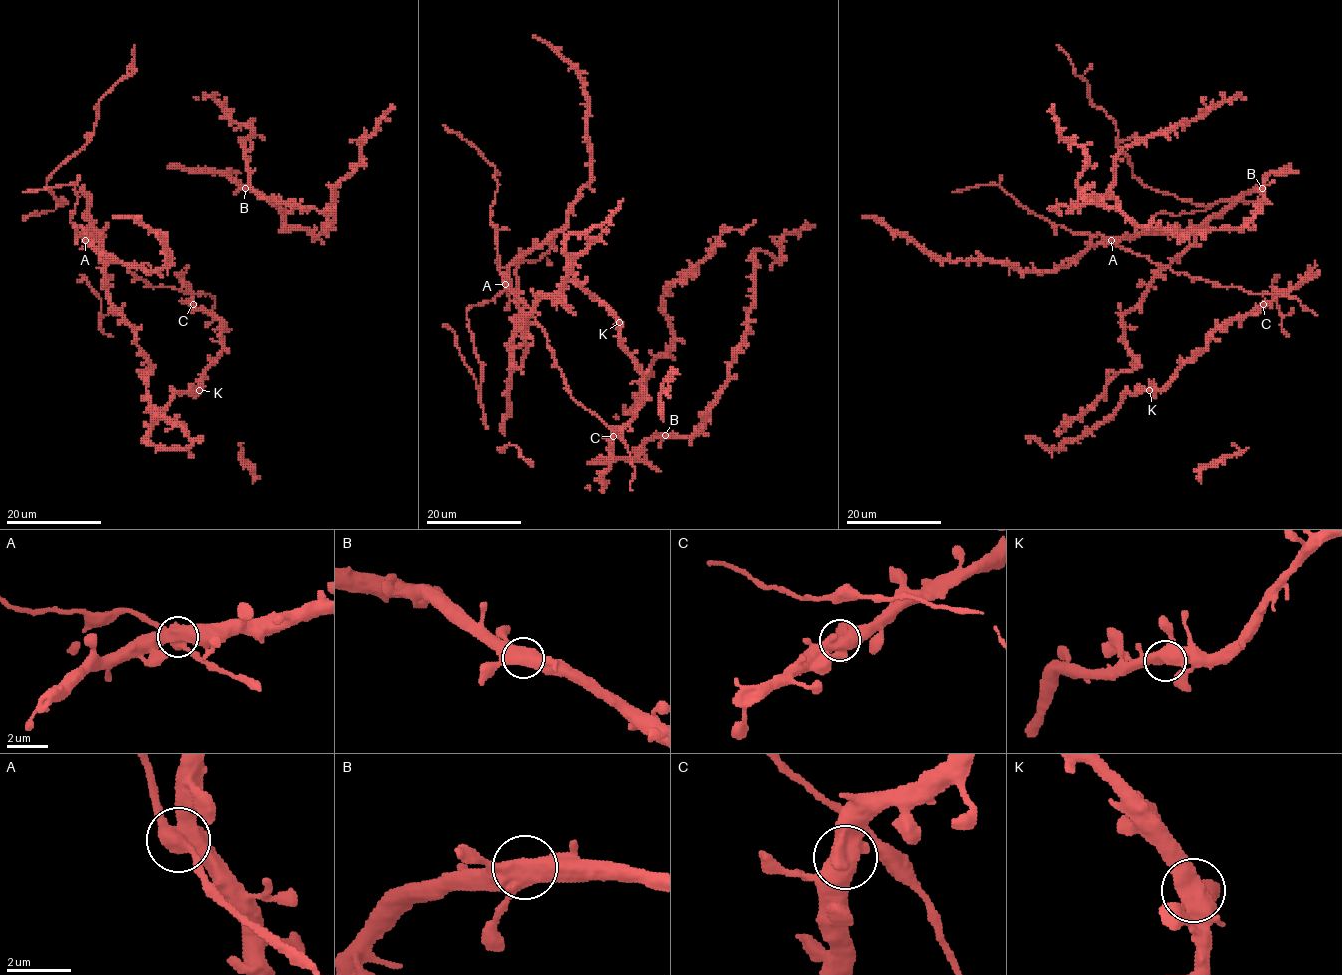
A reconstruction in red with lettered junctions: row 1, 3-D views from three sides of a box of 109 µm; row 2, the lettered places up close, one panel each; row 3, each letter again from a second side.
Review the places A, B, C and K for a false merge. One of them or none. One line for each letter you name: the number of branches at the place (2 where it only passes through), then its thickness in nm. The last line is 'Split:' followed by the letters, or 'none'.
Split: none

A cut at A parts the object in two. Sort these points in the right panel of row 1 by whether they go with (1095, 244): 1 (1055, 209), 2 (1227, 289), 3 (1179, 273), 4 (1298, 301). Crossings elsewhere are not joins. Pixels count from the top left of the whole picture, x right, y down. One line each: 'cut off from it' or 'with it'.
1: with it
2: cut off from it
3: cut off from it
4: cut off from it

